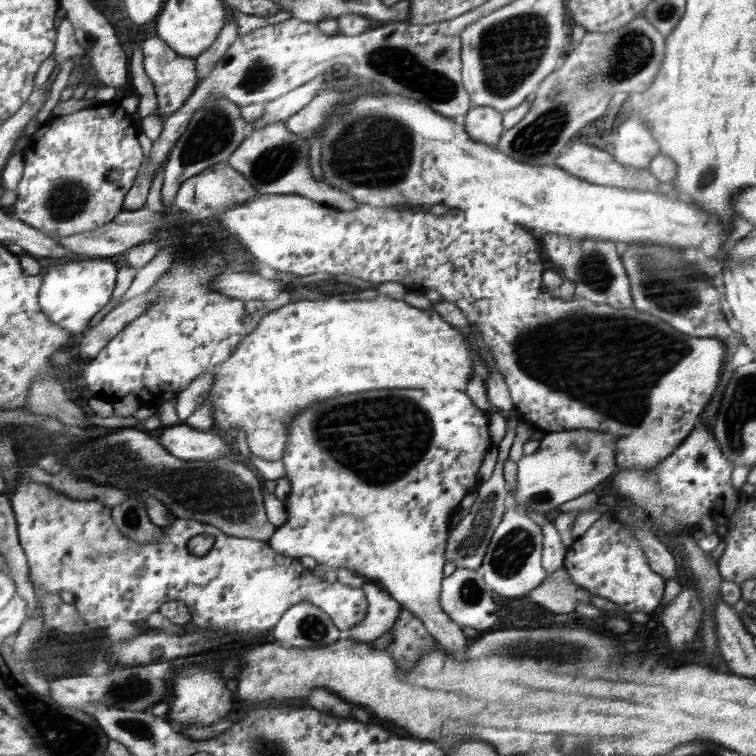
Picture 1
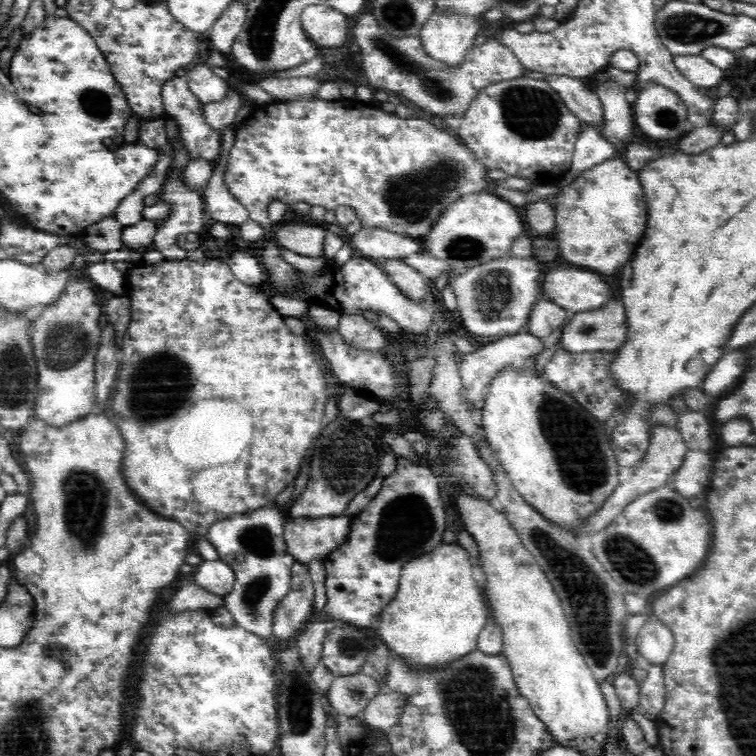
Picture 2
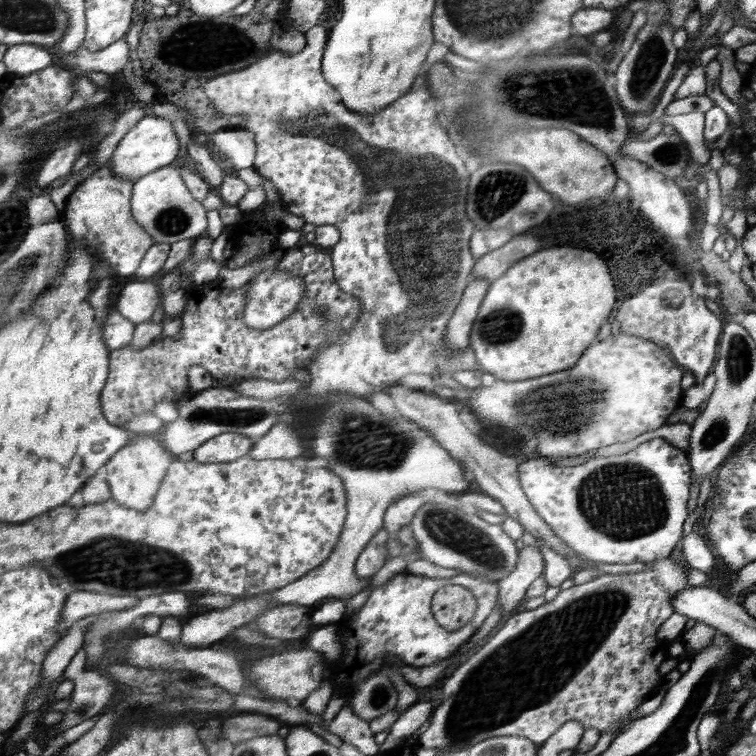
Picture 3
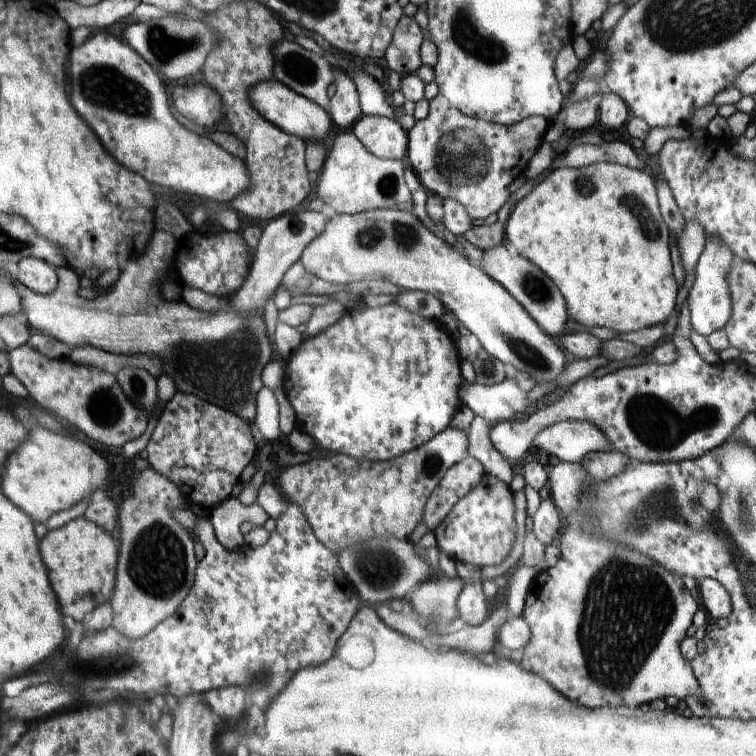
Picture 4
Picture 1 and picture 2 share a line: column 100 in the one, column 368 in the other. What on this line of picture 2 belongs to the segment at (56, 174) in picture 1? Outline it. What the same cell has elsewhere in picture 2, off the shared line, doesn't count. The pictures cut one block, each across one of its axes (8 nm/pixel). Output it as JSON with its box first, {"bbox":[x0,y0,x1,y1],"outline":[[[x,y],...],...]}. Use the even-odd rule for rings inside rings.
{"bbox":[221,96,499,286],"outline":[[[341,96],[334,101],[326,101],[321,99],[301,100],[301,101],[272,101],[269,103],[259,104],[252,111],[252,114],[246,118],[243,123],[236,129],[229,132],[228,144],[225,152],[225,166],[222,170],[221,182],[223,182],[226,191],[230,192],[232,199],[236,199],[236,203],[242,205],[250,218],[258,223],[262,229],[264,229],[264,249],[261,261],[266,270],[267,275],[271,276],[271,280],[277,284],[277,286],[284,286],[284,284],[290,284],[290,276],[294,276],[295,268],[290,266],[280,254],[280,244],[277,242],[275,233],[271,233],[273,223],[268,216],[268,206],[272,202],[282,202],[286,206],[292,206],[298,204],[298,202],[304,202],[308,206],[320,206],[324,210],[335,210],[338,207],[350,207],[353,211],[356,211],[356,218],[360,220],[362,227],[372,227],[394,234],[402,235],[404,237],[419,238],[425,237],[432,227],[439,222],[440,217],[451,208],[452,204],[457,203],[463,196],[478,194],[478,193],[490,193],[498,192],[499,188],[496,182],[492,181],[491,170],[481,160],[476,158],[473,150],[461,139],[460,136],[452,136],[448,130],[440,130],[436,126],[432,125],[425,118],[400,118],[394,113],[388,113],[384,111],[384,108],[374,108],[372,105],[361,105],[358,100],[344,100]]]}

